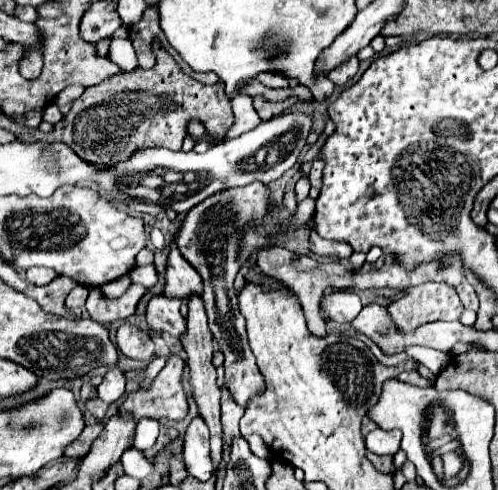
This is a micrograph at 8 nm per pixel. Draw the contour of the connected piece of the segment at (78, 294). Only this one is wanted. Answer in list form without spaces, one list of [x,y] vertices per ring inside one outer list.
[[[77,285],[77,287],[69,293],[69,297],[67,297],[67,307],[69,307],[69,309],[81,309],[81,307],[85,305],[87,295],[89,295],[89,289]]]

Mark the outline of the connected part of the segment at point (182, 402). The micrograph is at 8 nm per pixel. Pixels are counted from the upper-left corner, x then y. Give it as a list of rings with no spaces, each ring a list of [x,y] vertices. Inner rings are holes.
[[[171,355],[161,373],[153,379],[151,387],[145,391],[133,391],[127,395],[125,403],[119,407],[121,413],[133,413],[135,421],[139,417],[151,419],[175,419],[181,421],[187,415],[187,397],[181,387],[181,375],[185,361],[179,355]]]

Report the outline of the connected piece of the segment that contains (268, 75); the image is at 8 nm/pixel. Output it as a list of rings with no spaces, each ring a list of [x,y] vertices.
[[[265,71],[265,73],[257,75],[257,79],[265,87],[287,87],[289,85],[289,79],[285,75],[281,75],[281,71]]]

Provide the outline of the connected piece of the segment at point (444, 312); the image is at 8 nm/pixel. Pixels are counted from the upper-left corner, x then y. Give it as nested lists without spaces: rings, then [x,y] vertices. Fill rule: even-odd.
[[[421,283],[403,289],[403,295],[387,305],[389,317],[399,331],[415,331],[433,321],[455,321],[463,313],[463,303],[455,291],[445,283]]]

